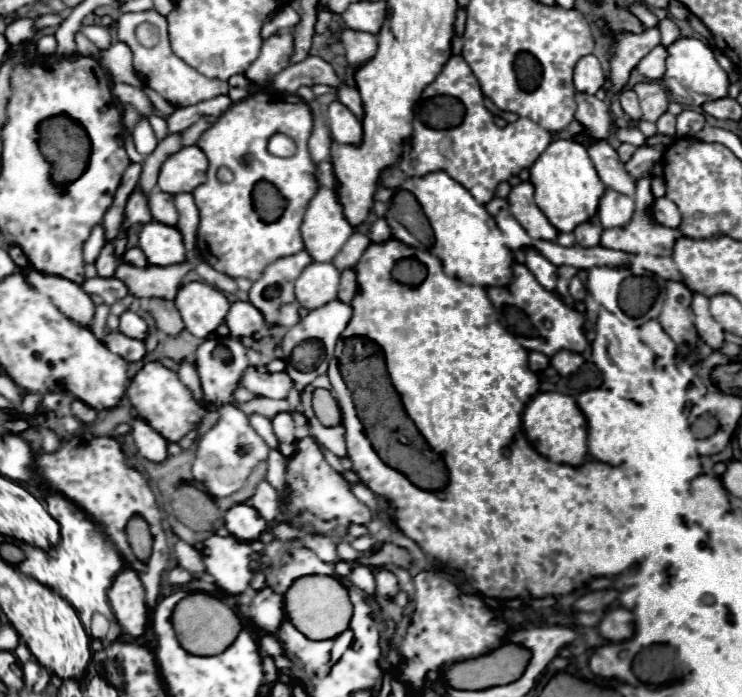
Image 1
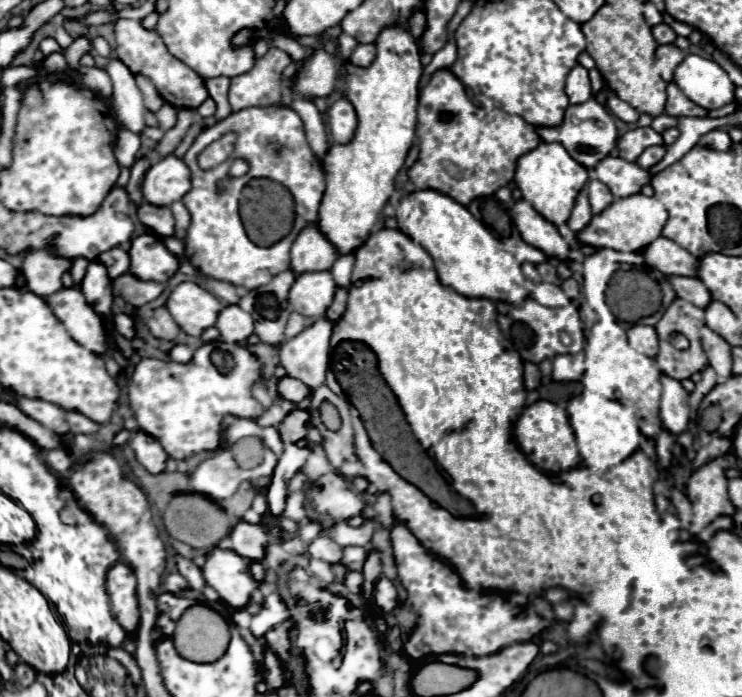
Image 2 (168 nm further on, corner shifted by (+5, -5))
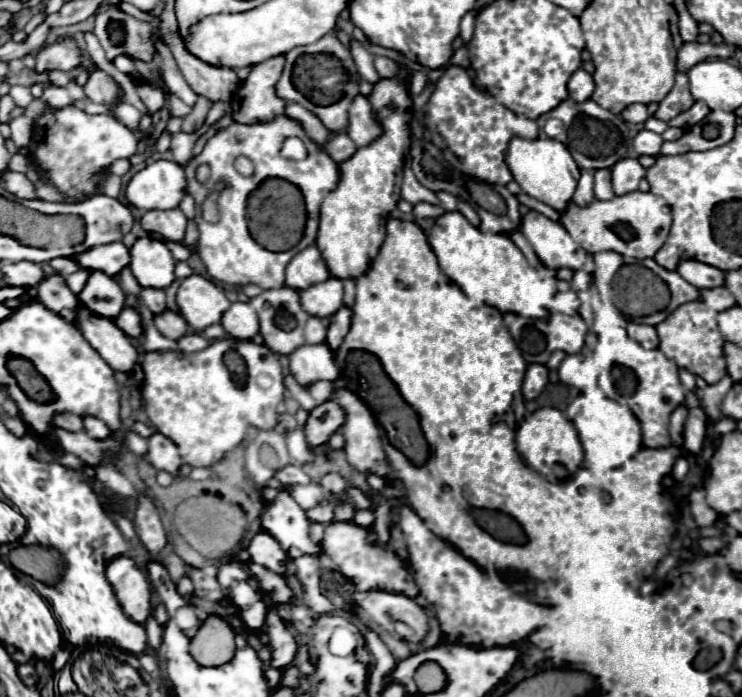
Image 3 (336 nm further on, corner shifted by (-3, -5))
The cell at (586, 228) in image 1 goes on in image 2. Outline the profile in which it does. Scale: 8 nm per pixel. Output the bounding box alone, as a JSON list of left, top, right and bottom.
[567,190,593,232]

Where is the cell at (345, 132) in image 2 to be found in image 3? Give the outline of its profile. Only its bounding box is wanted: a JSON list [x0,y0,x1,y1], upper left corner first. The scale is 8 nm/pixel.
[345,94,377,146]

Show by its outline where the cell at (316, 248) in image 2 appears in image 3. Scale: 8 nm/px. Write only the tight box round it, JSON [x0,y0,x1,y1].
[285,244,329,290]

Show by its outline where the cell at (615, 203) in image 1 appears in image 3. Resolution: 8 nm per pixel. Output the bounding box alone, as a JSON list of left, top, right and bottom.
[595,170,613,200]

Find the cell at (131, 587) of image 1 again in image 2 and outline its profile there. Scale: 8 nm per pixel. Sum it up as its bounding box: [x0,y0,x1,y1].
[107,562,139,634]

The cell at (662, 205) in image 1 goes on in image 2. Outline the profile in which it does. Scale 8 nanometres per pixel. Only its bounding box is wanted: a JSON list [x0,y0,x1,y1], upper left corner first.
[575,194,667,252]

